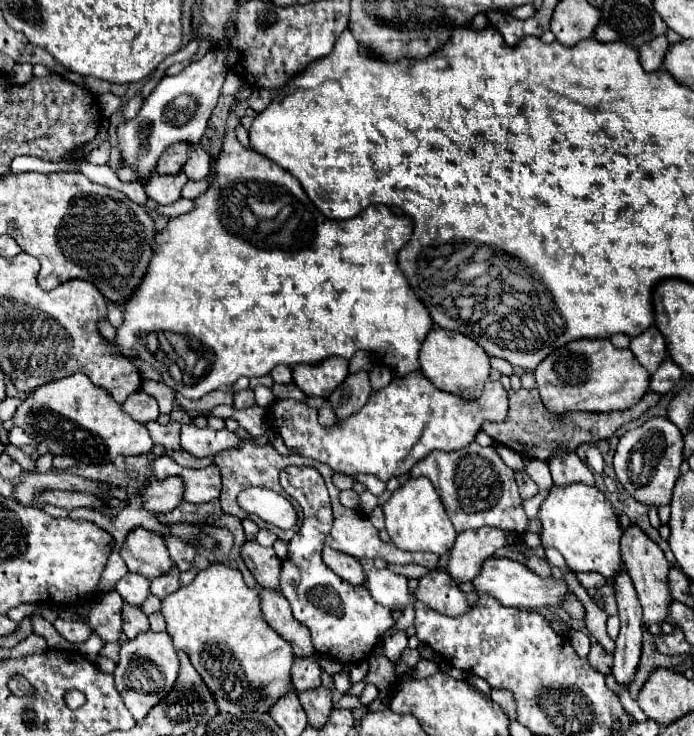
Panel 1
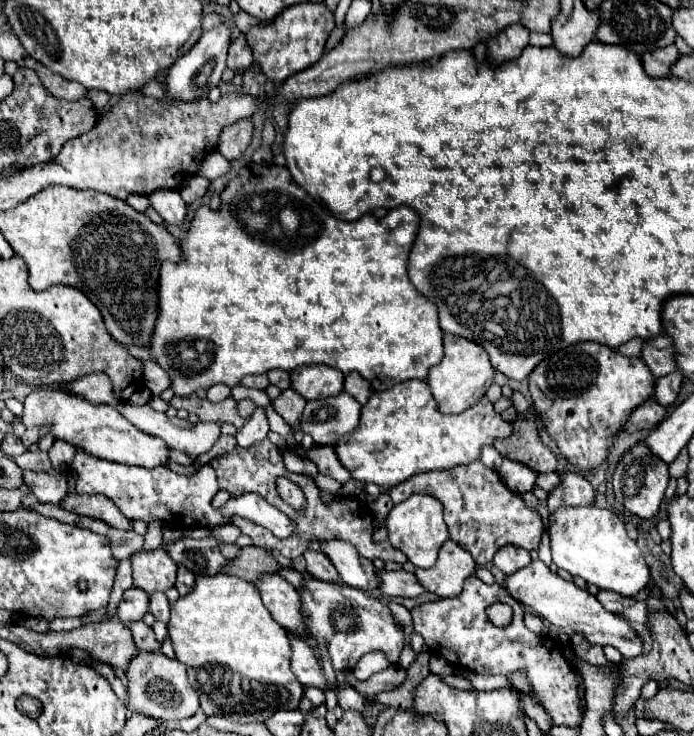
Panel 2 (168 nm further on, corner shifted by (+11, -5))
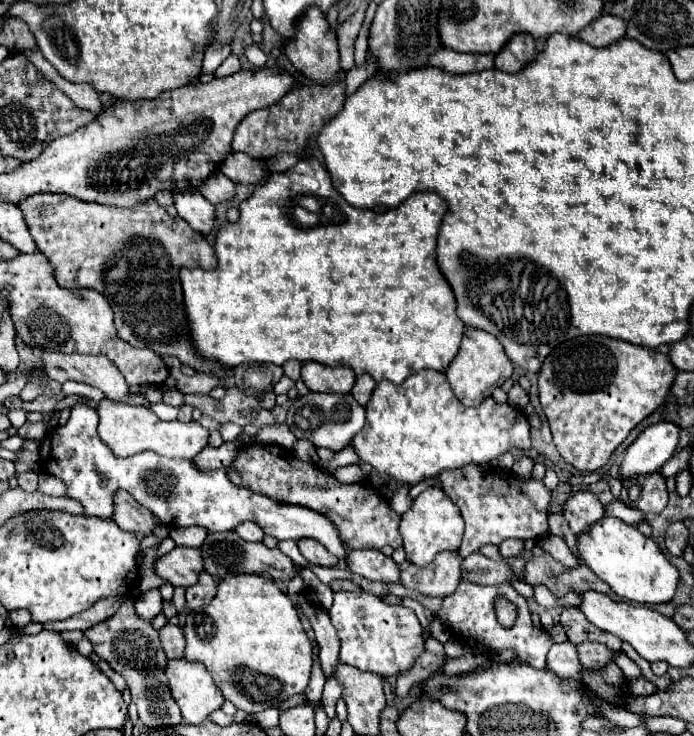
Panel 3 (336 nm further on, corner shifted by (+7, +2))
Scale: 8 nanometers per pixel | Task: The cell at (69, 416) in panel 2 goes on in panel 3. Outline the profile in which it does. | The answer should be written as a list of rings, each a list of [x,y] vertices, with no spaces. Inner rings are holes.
[[[101,400],[97,404],[99,414],[99,438],[113,450],[115,456],[135,456],[145,450],[151,450],[165,458],[193,458],[207,446],[209,432],[197,422],[163,422],[151,410]]]

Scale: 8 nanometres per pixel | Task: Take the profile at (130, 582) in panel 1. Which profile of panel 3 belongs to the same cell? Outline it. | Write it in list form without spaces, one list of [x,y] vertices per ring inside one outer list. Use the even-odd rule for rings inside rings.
[[[157,588],[147,590],[147,592],[143,592],[143,594],[137,598],[137,602],[135,602],[135,612],[137,612],[143,620],[151,620],[153,616],[157,616],[157,614],[161,612],[161,602],[163,602],[163,598],[161,598],[161,594],[159,594]]]

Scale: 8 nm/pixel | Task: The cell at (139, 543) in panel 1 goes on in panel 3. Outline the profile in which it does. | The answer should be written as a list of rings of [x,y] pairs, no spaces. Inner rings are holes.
[[[175,546],[169,554],[157,558],[155,562],[155,574],[161,580],[183,588],[195,584],[201,570],[203,570],[203,564],[201,564],[199,548]]]

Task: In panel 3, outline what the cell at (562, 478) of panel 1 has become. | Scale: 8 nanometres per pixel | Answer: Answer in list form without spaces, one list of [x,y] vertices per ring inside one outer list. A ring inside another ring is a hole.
[[[579,490],[571,494],[561,508],[563,508],[563,516],[569,522],[569,528],[575,534],[583,532],[599,516],[605,516],[605,506],[601,504],[599,496],[589,490]]]

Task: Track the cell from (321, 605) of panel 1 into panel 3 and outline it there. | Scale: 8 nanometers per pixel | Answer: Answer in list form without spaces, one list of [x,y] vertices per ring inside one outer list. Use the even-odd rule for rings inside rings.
[[[369,590],[337,592],[329,612],[341,640],[339,660],[343,664],[389,678],[409,668],[409,664],[413,664],[413,660],[423,652],[423,628],[415,612],[405,606],[391,606]]]

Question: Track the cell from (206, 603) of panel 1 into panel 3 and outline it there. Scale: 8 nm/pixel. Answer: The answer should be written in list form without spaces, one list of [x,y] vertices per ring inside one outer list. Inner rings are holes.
[[[229,574],[217,580],[217,594],[201,610],[187,614],[185,626],[185,658],[199,660],[211,674],[215,686],[223,698],[233,702],[237,708],[255,714],[267,708],[279,708],[287,698],[305,692],[311,676],[311,642],[303,630],[299,612],[291,598],[283,594],[269,576],[261,574]]]

